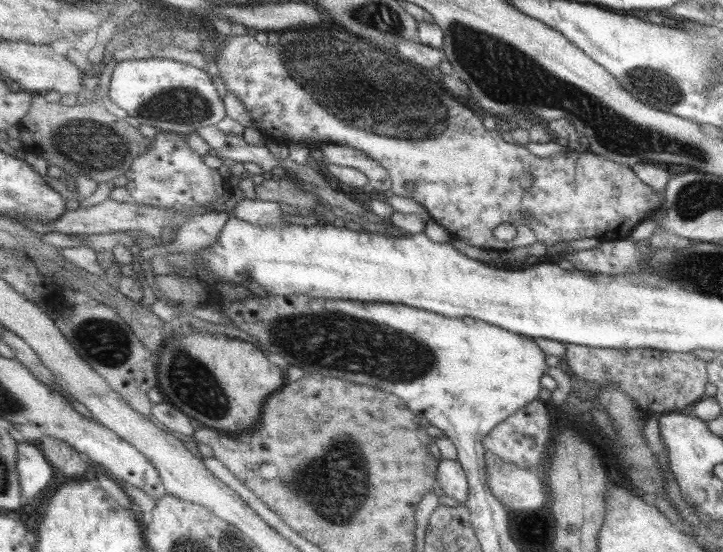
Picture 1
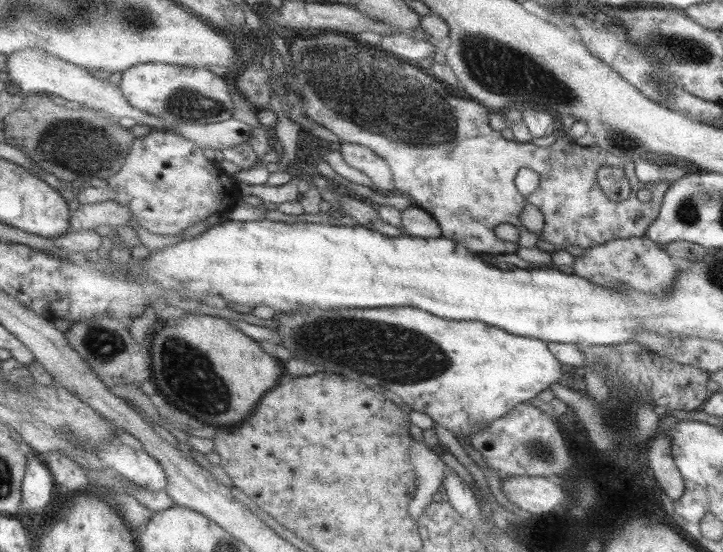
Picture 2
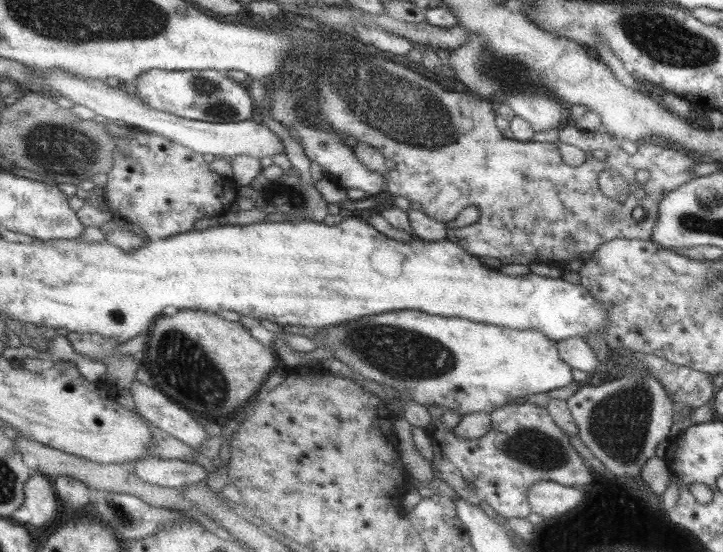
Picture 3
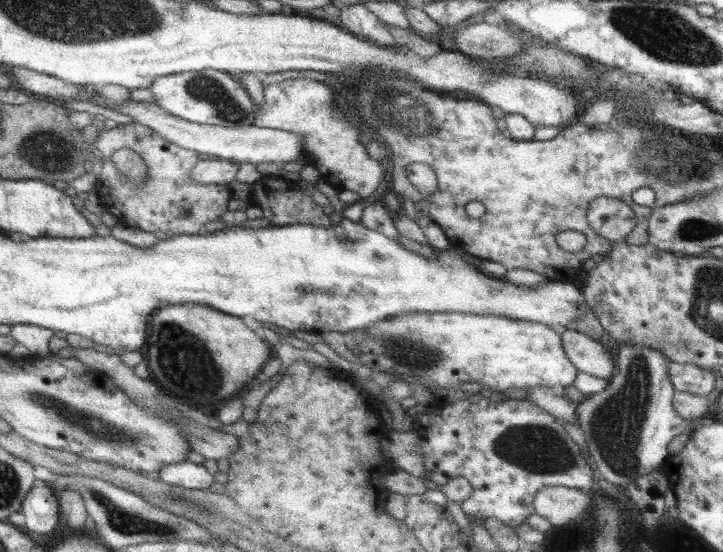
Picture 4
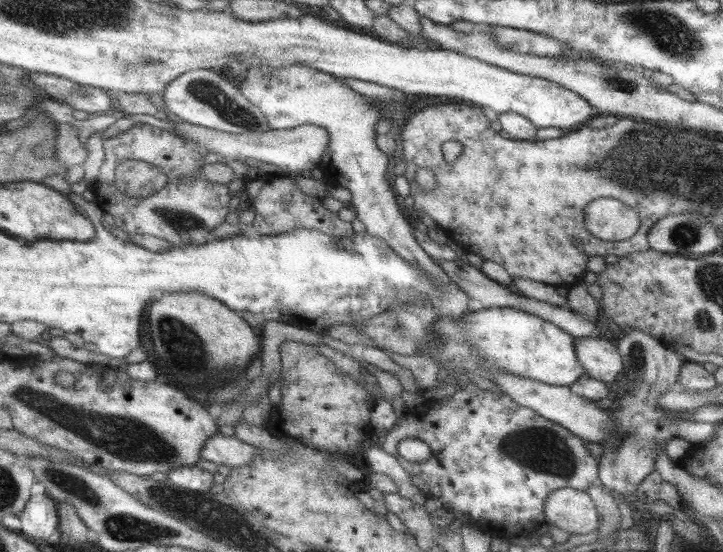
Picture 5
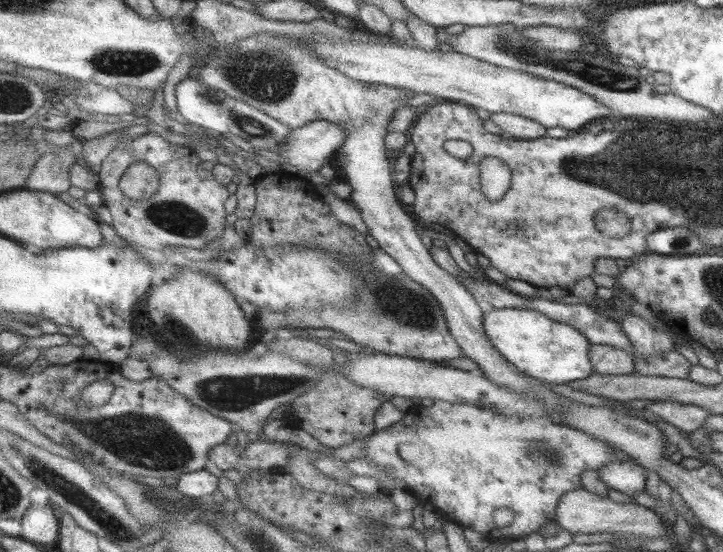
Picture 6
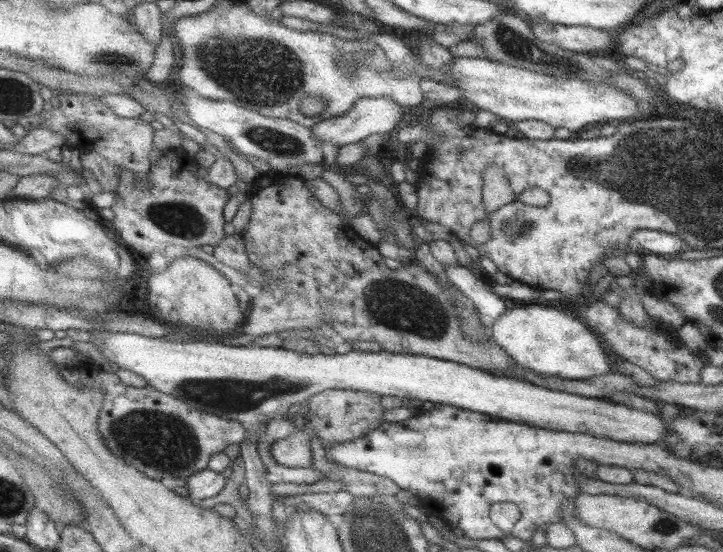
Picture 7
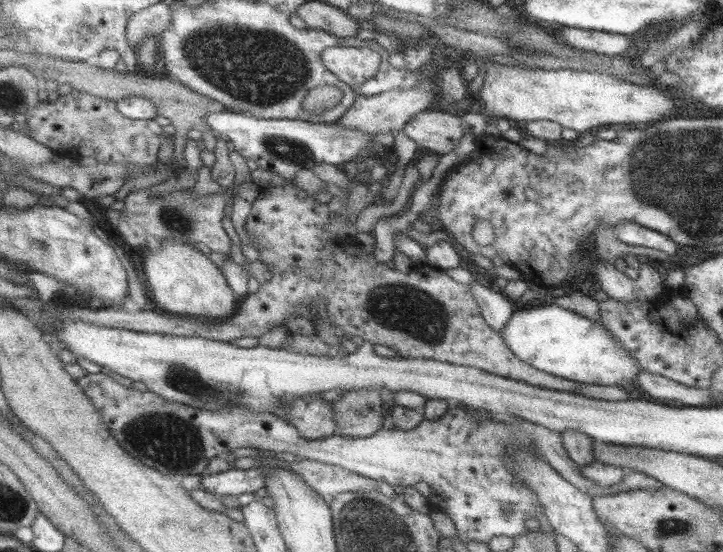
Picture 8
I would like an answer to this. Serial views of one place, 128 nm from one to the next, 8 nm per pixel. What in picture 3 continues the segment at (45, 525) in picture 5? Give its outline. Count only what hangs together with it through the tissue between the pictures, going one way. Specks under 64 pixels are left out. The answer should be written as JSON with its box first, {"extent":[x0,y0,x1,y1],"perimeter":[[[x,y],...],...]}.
{"extent":[25,470,60,526],"perimeter":[[[37,470],[25,485],[25,506],[31,510],[31,524],[35,526],[45,526],[57,516],[60,497],[53,481],[54,479]]]}

